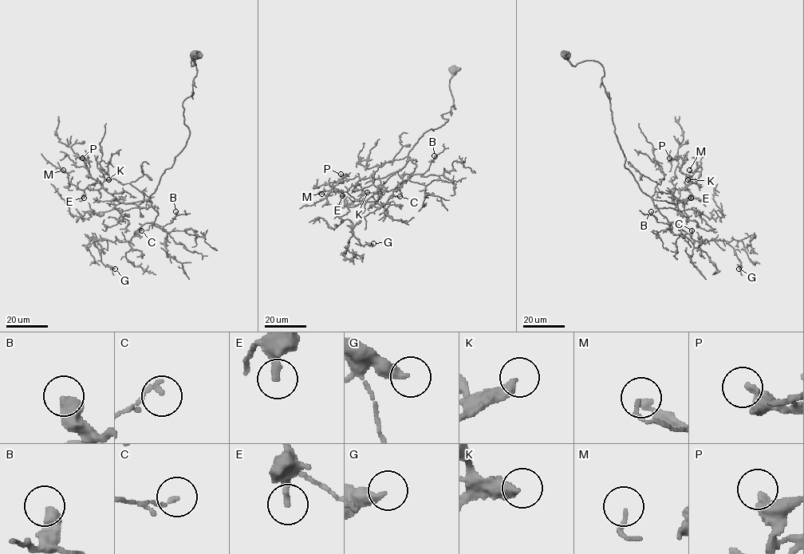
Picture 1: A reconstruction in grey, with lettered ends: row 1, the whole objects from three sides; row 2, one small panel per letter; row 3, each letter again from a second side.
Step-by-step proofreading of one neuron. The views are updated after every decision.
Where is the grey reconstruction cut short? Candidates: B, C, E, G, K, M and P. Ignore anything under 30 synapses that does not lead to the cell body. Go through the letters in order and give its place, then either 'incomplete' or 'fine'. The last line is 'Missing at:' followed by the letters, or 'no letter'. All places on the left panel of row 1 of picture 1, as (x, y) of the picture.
B: at (175, 211); incomplete
C: at (141, 230); fine
E: at (84, 198); fine
G: at (115, 269); fine
K: at (108, 179); fine
M: at (63, 170); fine
P: at (82, 158); fine
Missing at: B

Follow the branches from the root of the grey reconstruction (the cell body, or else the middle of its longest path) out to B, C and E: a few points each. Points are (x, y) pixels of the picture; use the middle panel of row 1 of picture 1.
B: (453, 68), (455, 108), (409, 151), (412, 174), (423, 174), (434, 155)
C: (453, 68), (455, 108), (409, 151), (416, 166), (393, 190), (400, 196)
E: (453, 68), (449, 88), (455, 108), (441, 115), (448, 119), (423, 134), (401, 168), (361, 178), (342, 195)

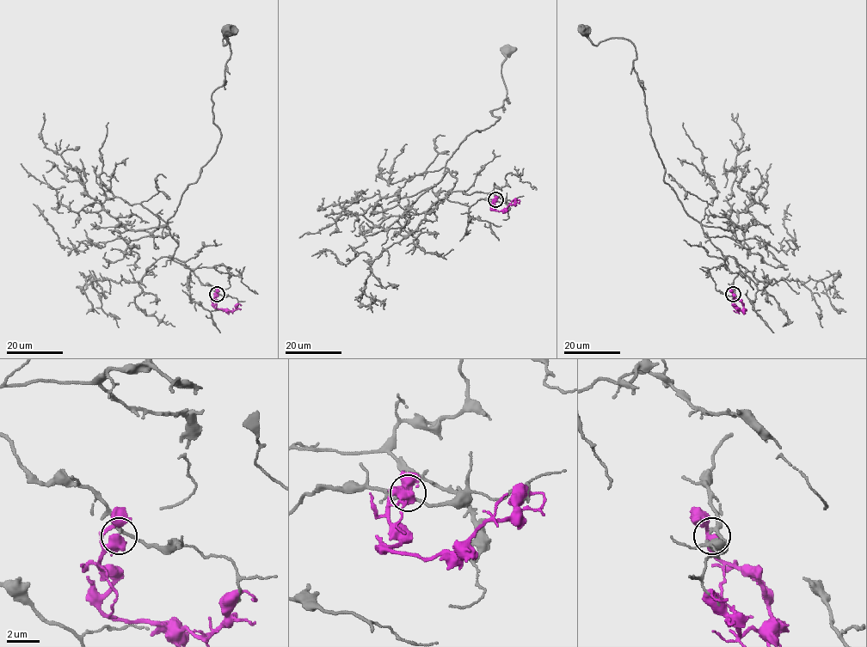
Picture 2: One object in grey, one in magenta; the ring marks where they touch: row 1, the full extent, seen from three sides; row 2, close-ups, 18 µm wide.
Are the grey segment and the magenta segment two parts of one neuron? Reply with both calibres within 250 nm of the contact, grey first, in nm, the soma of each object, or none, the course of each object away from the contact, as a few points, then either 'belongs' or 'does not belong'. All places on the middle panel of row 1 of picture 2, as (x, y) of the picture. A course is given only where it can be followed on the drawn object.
220 nm thick on the grey side, 700 nm on the other; cell body of grey at (507, 51); no cell body on magenta; grey runs (495, 199), (450, 201), (457, 180), (445, 164), (509, 103), (507, 49); magenta runs (495, 200), (493, 200), (493, 210), (496, 210), (504, 210), (518, 200), (519, 203); does not belong

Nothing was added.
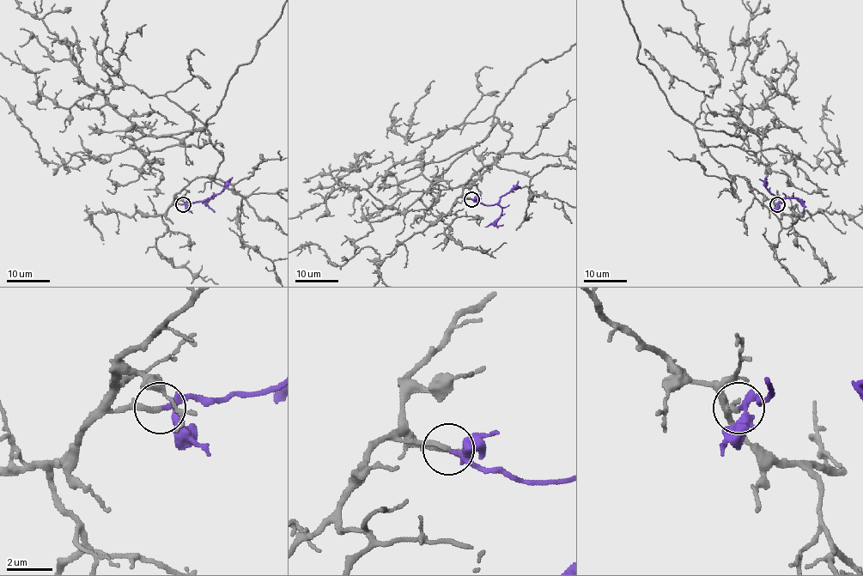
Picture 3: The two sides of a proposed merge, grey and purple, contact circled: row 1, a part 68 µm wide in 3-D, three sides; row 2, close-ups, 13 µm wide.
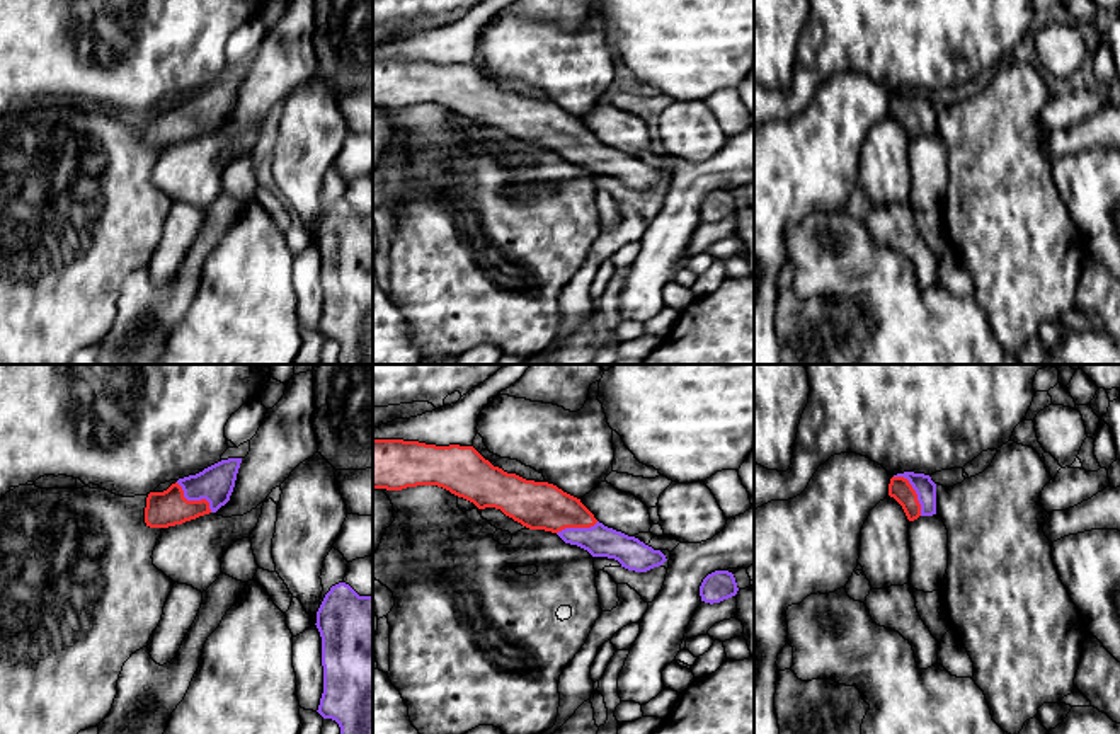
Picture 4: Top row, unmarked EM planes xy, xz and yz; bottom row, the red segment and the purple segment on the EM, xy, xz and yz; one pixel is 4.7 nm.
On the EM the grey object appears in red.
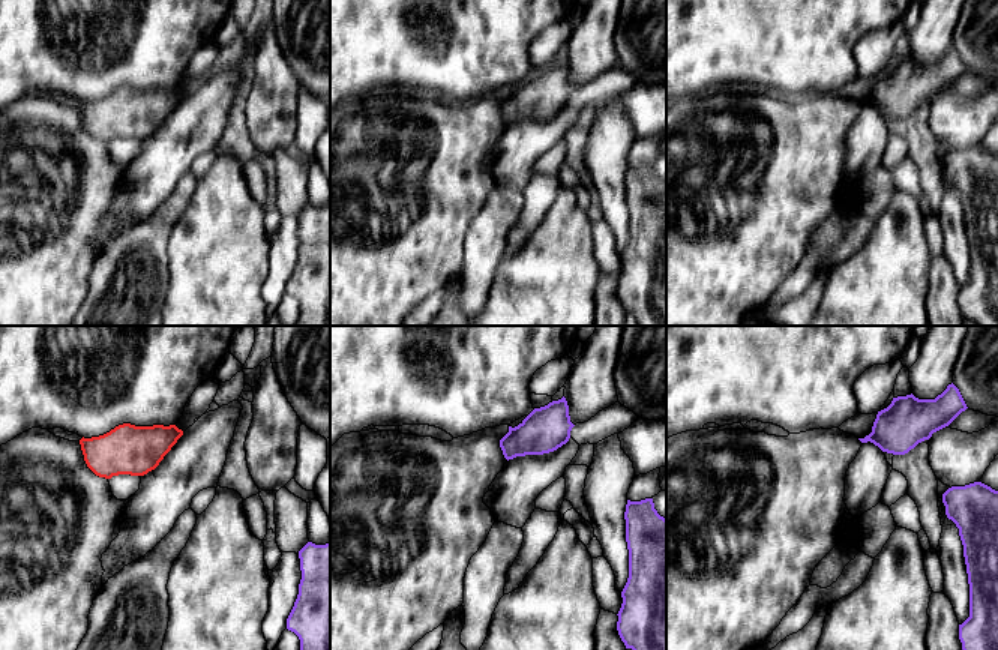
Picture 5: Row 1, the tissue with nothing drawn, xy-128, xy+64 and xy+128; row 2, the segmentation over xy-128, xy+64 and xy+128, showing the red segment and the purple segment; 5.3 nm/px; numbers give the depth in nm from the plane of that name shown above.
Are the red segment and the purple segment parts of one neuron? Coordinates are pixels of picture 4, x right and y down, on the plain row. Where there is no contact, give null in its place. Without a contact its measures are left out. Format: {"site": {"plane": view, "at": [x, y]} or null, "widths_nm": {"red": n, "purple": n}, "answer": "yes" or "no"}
{"site": {"plane": "yz", "at": [914, 109]}, "widths_nm": {"red": 110, "purple": 100}, "answer": "yes"}

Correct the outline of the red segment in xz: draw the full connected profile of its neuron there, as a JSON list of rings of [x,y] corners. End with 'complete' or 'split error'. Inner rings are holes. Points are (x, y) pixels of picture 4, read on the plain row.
[[[373,58],[373,107],[402,109],[417,104],[437,104],[473,121],[478,128],[495,126],[529,148],[557,152],[565,162],[587,169],[592,175],[608,175],[621,186],[647,191],[667,177],[635,155],[604,145],[580,121],[553,102],[526,99],[507,92],[485,78],[473,65],[436,65],[403,58]]] | split error

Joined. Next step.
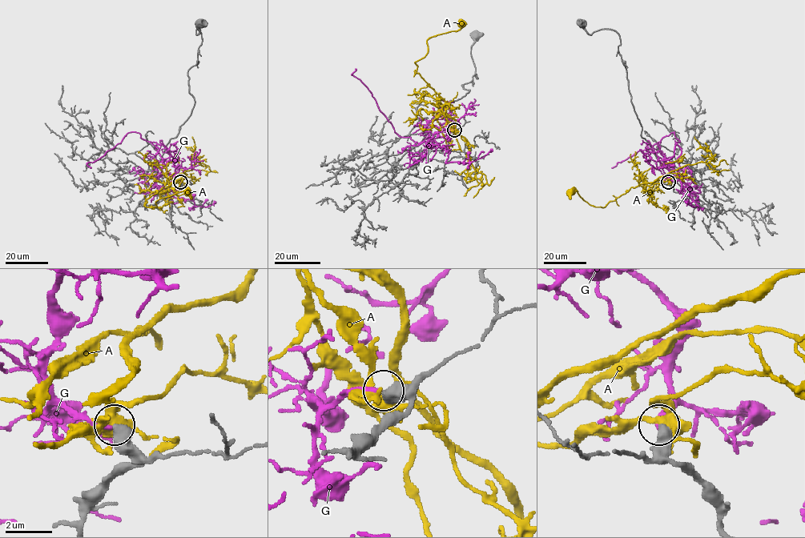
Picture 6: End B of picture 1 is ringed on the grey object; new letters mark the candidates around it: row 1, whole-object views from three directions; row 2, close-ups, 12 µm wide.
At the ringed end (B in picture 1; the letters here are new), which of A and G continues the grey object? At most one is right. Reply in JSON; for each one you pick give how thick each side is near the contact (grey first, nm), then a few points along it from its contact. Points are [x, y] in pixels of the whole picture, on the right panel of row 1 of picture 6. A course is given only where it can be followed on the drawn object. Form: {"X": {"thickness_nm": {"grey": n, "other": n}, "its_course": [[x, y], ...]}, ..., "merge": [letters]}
{"merge": []}

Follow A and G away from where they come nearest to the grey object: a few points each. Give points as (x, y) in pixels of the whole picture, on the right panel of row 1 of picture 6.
A: (669, 182), (649, 186), (646, 182), (640, 183), (604, 207), (592, 206), (576, 190), (570, 192)
G: (668, 182), (670, 172), (663, 162), (674, 155), (675, 142), (680, 141), (674, 132), (612, 168)

